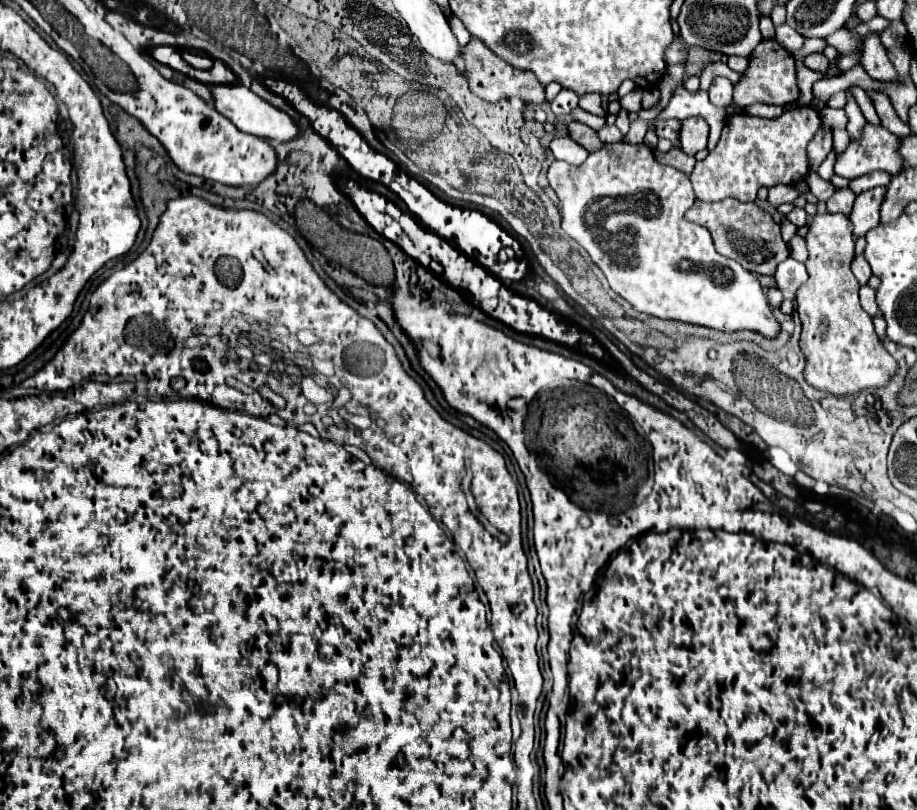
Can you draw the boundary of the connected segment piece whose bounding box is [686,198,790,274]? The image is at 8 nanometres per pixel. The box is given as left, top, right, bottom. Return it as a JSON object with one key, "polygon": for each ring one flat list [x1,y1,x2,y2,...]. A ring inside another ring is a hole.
{"polygon":[[726,198,722,202,702,202,696,204,686,212,686,220,700,224,710,230,716,250,722,256,728,256,740,262,746,270,756,274,774,274,776,266,790,256,788,244,780,236,780,226,772,220,768,212,756,206,756,202,738,202,734,198]]}

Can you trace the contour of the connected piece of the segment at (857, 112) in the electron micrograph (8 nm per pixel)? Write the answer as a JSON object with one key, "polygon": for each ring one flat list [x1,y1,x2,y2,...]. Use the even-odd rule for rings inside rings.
{"polygon":[[846,90,846,98,848,98,848,102,846,102,844,110,846,110,846,116,848,116,848,122,846,122,848,136,852,140,854,138,862,138,862,130,866,126,866,118,864,118,864,114,862,114,860,106,856,104,856,98,854,98,854,94,850,90]]}

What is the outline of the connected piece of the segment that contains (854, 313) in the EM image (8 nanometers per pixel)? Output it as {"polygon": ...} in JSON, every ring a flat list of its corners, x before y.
{"polygon":[[816,214,810,222,810,230,806,234,808,244,808,282,802,284,796,292,798,316,802,320,802,334,800,334,800,350,806,358,804,378,806,382,822,392,834,396,852,396,866,388,884,388,892,382,894,374,898,372,898,362,888,354,882,340,874,332,872,318,862,310,858,298,858,280,850,272,850,262,854,260,854,234,850,230,850,218,844,214]]}

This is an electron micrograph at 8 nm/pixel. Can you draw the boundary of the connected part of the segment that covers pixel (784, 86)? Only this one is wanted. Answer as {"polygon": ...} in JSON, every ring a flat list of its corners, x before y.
{"polygon":[[762,40,750,54,748,68,742,72,740,82,734,86,734,104,746,108,750,104,778,104,786,106,796,102,798,86,796,86,796,70,794,56,784,50,776,40]]}

